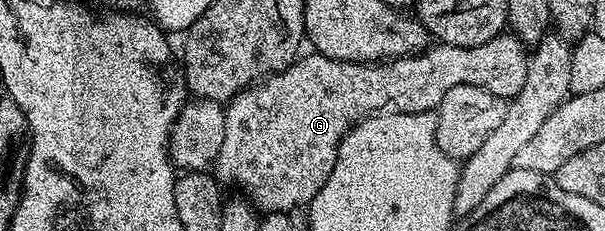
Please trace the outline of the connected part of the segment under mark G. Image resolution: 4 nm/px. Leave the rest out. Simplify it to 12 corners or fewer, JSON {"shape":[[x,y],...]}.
{"shape":[[512,33],[384,63],[309,53],[225,107],[211,171],[261,213],[323,189],[374,113],[506,101]]}

